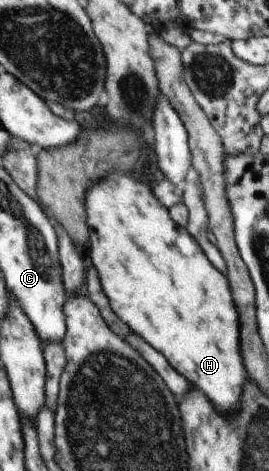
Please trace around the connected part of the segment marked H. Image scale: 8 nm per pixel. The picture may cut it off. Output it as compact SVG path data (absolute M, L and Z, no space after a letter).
M113 172L89 187L87 194L88 225L93 228L91 256L97 266L103 288L113 310L137 334L149 340L159 352L163 352L179 372L199 386L221 412L239 408L245 386L245 364L241 356L241 322L239 312L231 294L229 280L219 272L205 256L200 242L173 220L170 209L157 197L154 189L131 174Z

